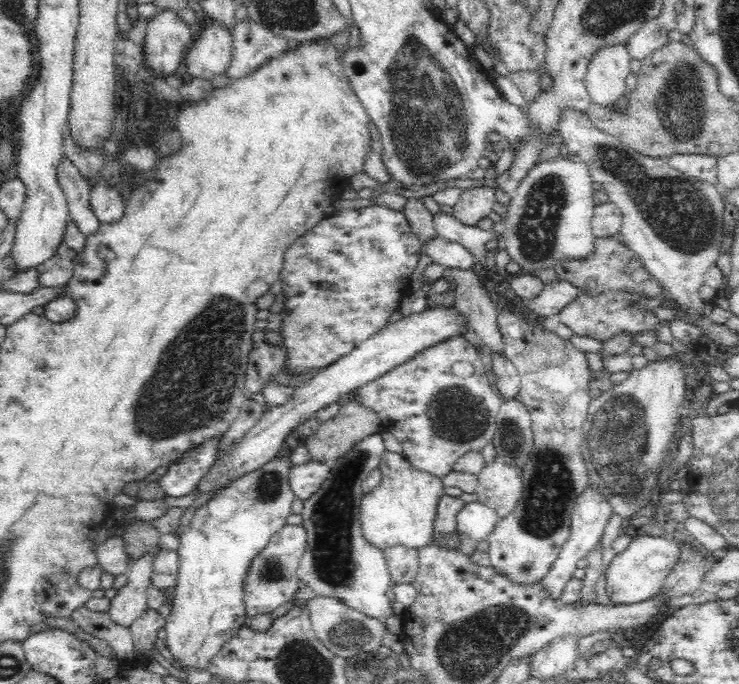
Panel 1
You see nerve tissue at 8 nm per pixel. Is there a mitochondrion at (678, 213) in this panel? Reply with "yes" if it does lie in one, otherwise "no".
yes

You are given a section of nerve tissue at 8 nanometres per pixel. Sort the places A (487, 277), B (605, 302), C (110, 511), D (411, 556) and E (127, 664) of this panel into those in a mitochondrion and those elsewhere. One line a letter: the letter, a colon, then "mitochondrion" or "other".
A: other
B: other
C: other
D: other
E: other

